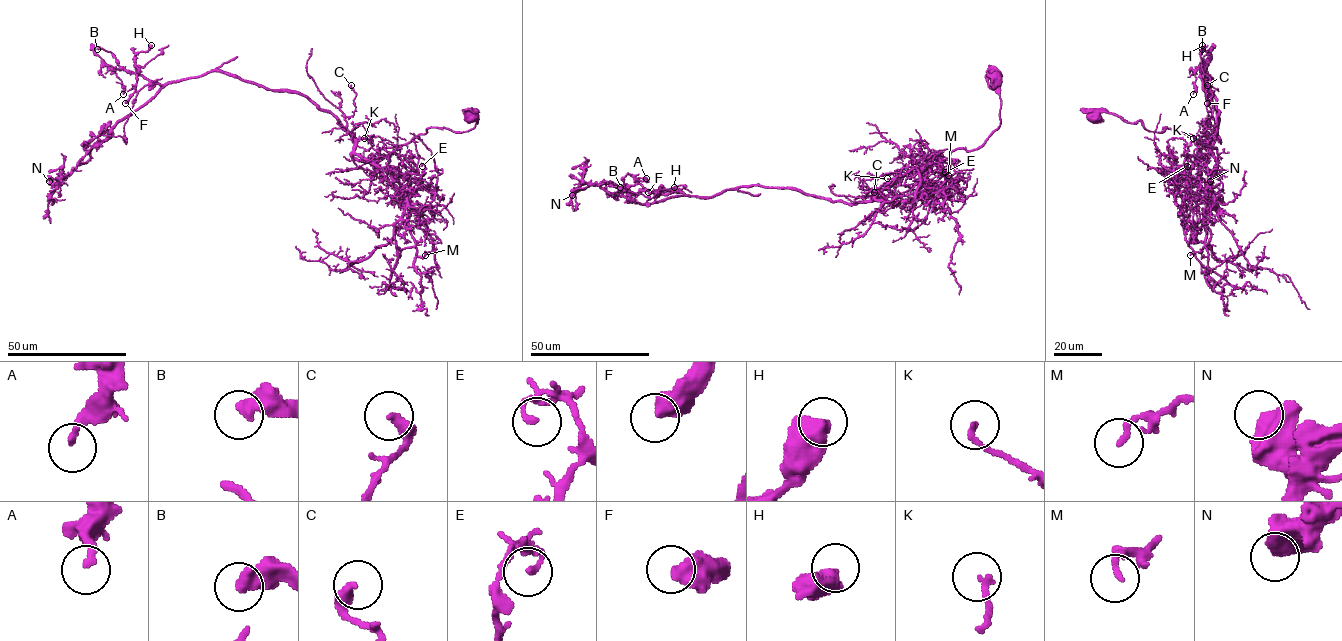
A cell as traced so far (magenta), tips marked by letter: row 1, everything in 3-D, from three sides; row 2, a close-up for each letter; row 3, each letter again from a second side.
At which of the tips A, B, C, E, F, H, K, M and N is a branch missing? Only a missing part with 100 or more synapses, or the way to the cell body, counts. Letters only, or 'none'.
none

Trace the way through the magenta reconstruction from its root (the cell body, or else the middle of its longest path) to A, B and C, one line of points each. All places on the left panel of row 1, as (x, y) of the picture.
A: (474, 114), (468, 130), (428, 127), (357, 160), (351, 134), (297, 93), (116, 69), (123, 94)
B: (474, 114), (468, 130), (428, 127), (357, 160), (351, 134), (299, 94), (218, 71), (152, 84), (97, 49)
C: (474, 114), (477, 122), (468, 130), (428, 127), (407, 143), (357, 160), (345, 119), (355, 110), (351, 85)

